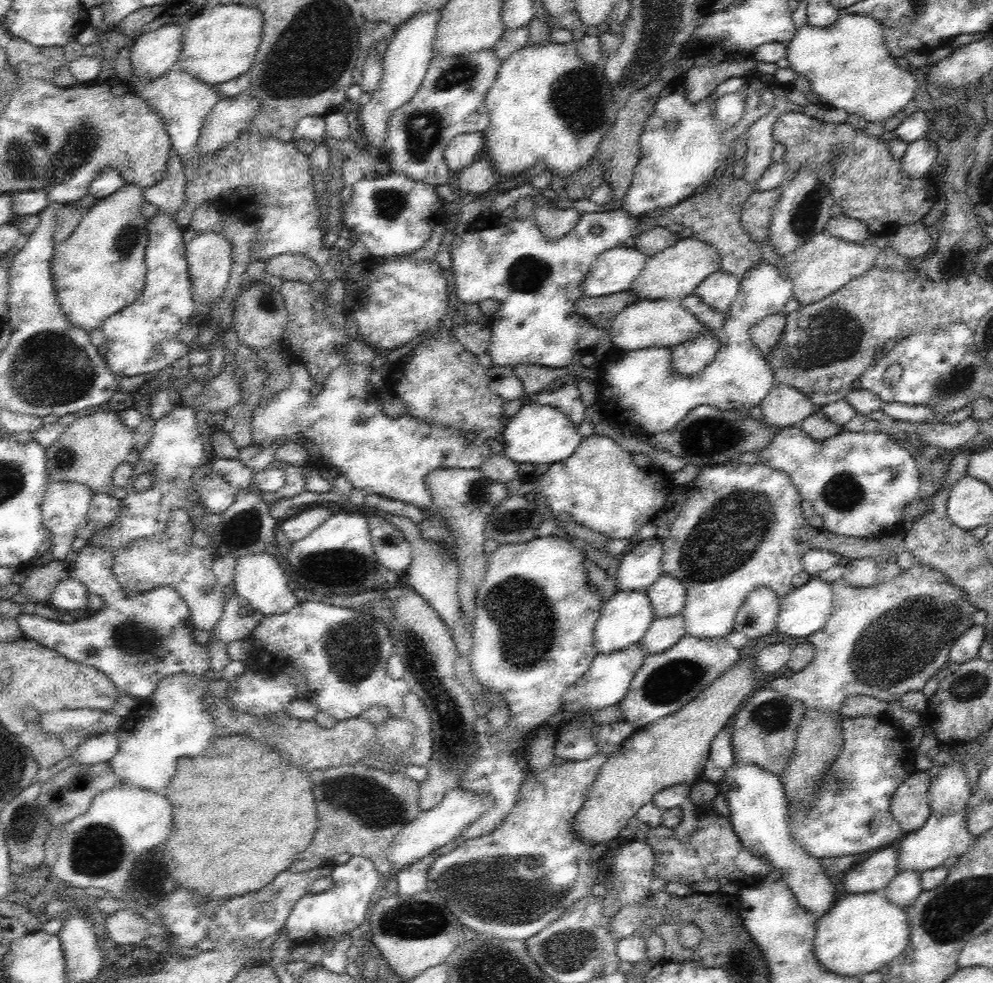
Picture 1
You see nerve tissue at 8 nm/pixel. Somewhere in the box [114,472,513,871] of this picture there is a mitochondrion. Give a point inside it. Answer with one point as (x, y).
(372, 803)

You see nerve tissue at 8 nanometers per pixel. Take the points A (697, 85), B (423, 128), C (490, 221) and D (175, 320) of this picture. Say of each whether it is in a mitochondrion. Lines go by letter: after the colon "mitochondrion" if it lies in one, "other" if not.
A: other
B: mitochondrion
C: other
D: other

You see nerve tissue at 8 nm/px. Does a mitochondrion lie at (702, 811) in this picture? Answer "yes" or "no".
no

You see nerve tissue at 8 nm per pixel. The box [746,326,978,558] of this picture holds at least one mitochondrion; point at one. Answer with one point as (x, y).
(842, 493)

